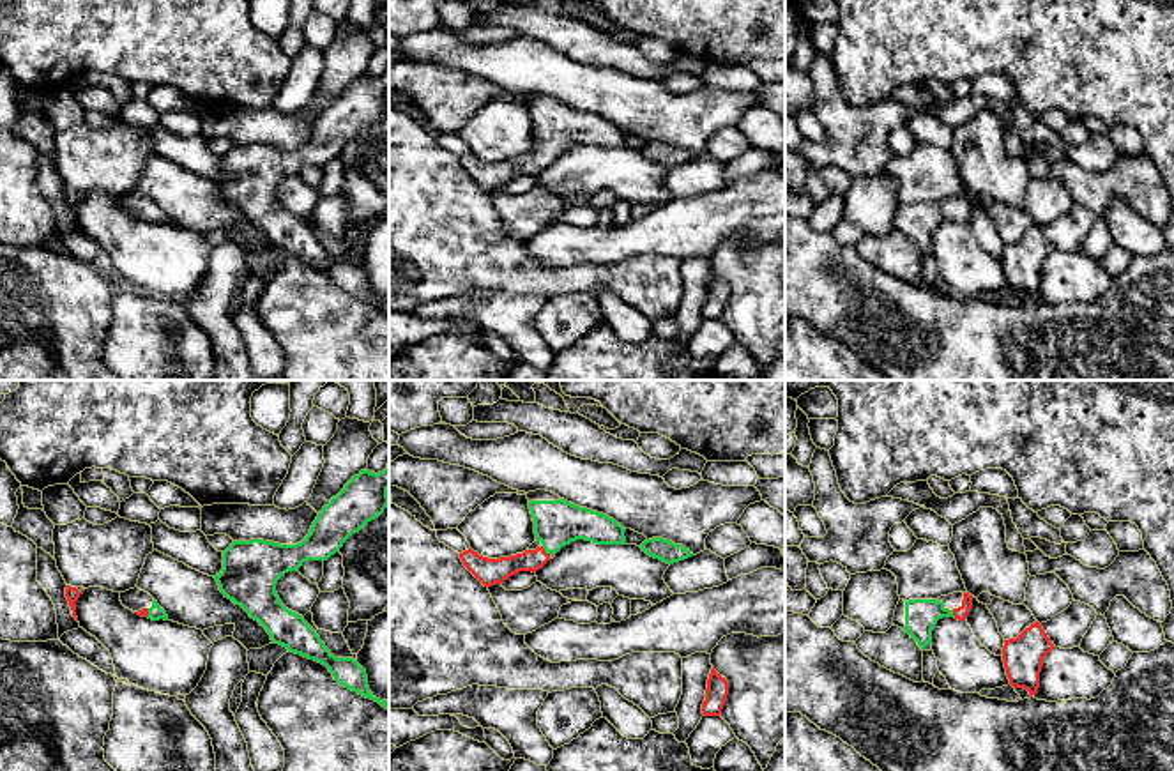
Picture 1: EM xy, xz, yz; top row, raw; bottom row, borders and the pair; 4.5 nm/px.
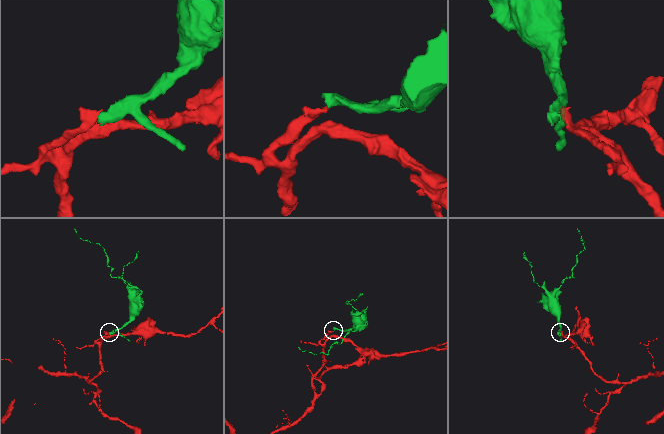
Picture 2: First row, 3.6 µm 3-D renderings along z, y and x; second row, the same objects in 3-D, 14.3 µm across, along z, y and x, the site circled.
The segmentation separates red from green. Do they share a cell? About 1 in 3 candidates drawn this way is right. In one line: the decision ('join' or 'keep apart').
join

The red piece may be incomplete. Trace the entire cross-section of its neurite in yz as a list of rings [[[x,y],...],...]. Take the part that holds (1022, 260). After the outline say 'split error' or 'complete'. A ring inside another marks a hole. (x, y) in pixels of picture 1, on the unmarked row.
[[[1036,225],[1017,242],[1004,244],[1002,265],[1006,279],[1013,292],[1024,292],[1036,299],[1040,292],[1040,276],[1043,262],[1054,253],[1054,248]]]; complete

